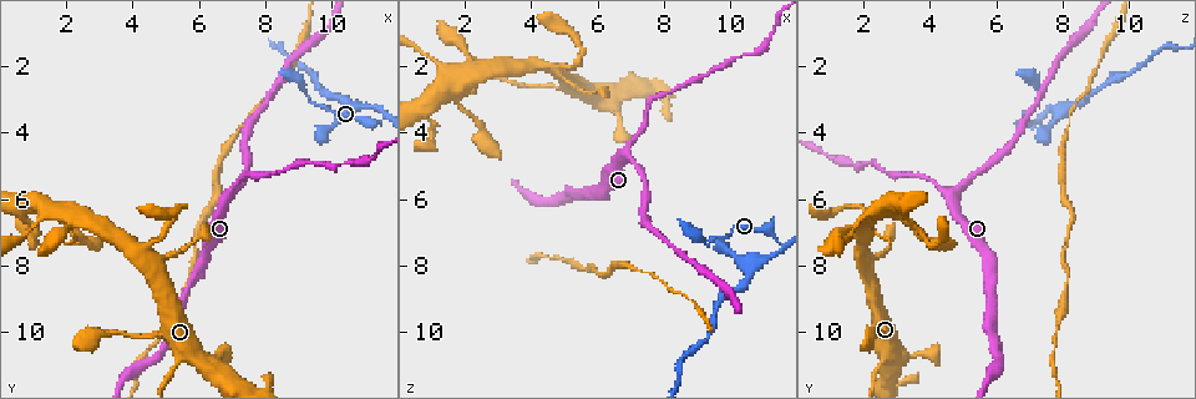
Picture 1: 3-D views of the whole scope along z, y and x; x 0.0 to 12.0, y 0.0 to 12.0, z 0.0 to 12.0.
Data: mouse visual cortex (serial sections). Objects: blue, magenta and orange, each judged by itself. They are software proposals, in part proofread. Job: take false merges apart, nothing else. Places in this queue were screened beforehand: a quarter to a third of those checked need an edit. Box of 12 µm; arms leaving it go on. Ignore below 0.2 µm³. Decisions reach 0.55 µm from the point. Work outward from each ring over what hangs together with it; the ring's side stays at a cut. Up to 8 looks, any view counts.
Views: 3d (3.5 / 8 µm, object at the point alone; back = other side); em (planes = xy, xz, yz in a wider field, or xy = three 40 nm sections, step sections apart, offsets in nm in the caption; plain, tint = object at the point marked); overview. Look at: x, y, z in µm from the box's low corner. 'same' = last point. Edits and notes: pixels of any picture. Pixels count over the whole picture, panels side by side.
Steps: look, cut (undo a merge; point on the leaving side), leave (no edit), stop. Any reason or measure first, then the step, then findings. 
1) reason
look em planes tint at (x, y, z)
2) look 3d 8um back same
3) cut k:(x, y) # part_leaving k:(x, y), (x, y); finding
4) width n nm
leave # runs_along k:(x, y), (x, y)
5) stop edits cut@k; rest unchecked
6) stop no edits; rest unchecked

thick turns thin
look 3d 3.5um at (11.3, 3.2, 7.7)

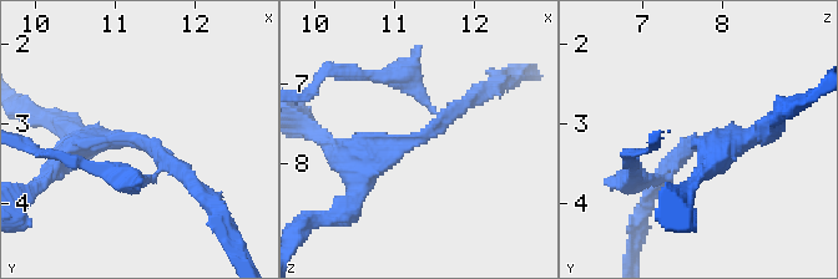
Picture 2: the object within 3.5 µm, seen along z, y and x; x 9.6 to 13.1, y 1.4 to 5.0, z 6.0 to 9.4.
look em xy step 1 tint at (11.25, 3.25, 7.70)

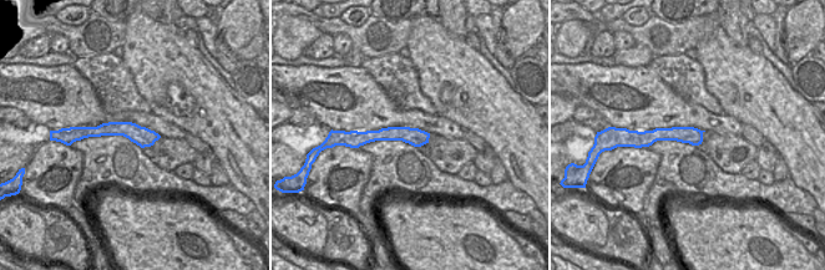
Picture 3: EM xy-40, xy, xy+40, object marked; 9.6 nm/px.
leave # runs_along 3:(77, 130), (130, 130), (155, 137); continuous, no second cell

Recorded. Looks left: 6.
side arm on a straight run
look 3d 3.5um at (6.9, 5.9, 4.7)

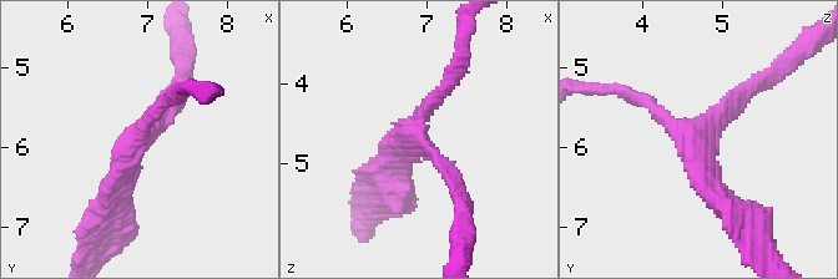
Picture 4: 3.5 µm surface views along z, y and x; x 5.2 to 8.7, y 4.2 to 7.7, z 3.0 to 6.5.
look em xy step 5 plain at (6.85, 5.95, 4.70)

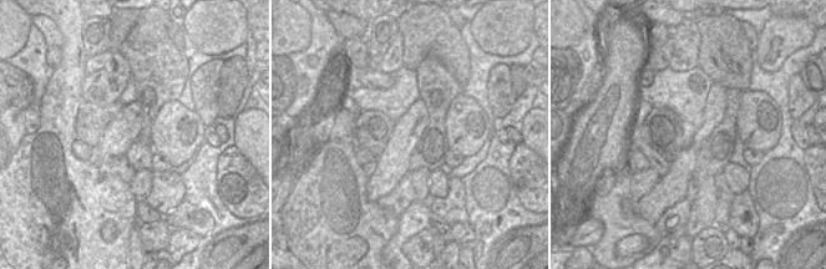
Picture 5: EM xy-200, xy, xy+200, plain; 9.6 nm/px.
look em xy step 5 tint same

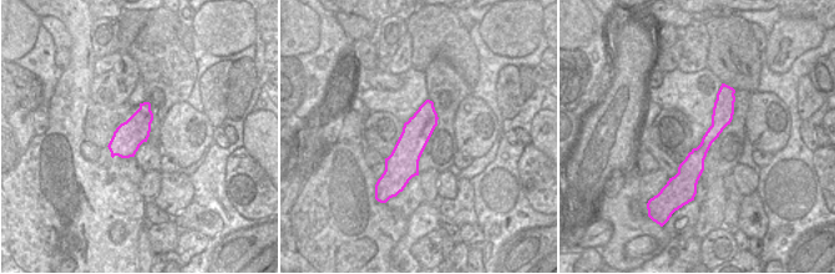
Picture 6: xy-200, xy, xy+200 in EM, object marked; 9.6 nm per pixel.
arms 3; arm_widths 200, 200, 250 nm
leave # runs_along 4:(107, 211), (131, 145), (176, 91); all the same cell

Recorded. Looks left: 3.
look 3d 3.5um at (1.4, 6.3, 2.3)

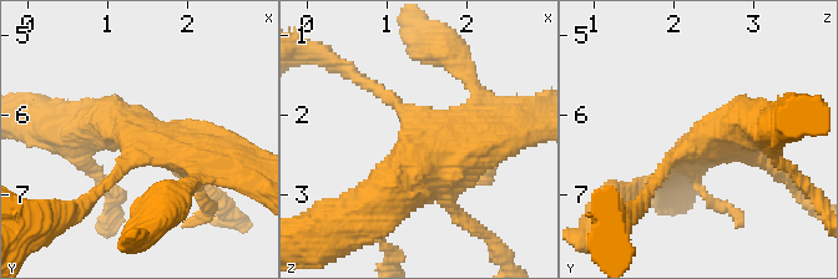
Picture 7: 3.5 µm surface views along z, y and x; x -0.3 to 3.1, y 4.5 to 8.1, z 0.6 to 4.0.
look em xy step 1 plain at (1.50, 6.40, 2.25)

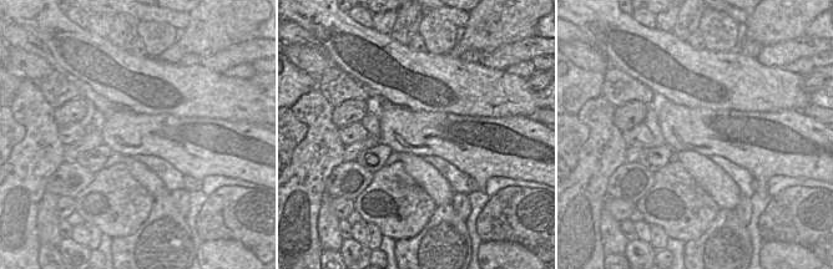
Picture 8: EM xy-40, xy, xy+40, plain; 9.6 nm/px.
look em xy step 1 tint same

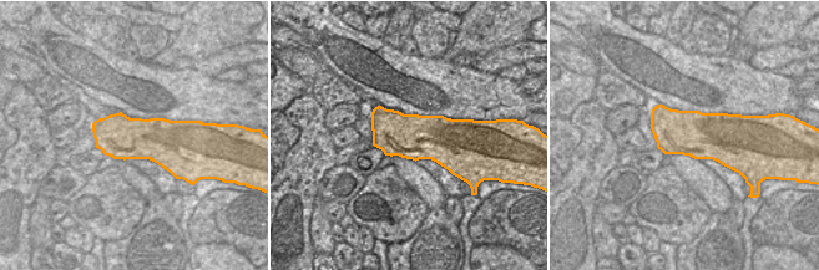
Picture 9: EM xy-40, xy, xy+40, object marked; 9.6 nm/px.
width 440 nm
leave # runs_along 7:(500, 132), (435, 155), (367, 206); all the same cell

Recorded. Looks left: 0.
stop no edits; rest unchecked

